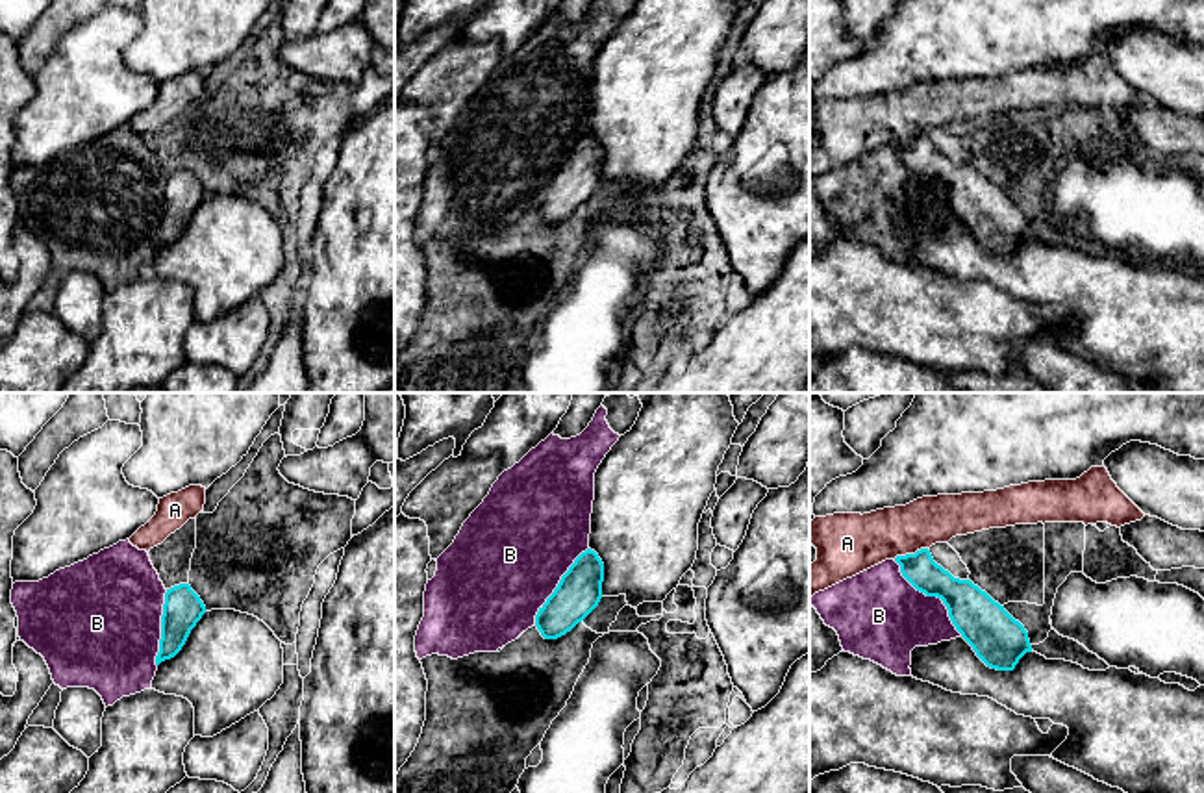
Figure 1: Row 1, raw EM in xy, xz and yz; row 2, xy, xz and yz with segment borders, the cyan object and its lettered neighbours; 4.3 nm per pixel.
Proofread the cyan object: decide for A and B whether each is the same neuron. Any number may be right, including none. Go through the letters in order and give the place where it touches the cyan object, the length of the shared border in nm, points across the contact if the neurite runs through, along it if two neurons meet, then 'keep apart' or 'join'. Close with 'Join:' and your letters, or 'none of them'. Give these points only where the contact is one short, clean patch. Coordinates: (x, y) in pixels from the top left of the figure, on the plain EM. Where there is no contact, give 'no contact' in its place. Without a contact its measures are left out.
A: contact yz (910, 139); length 160 nm; border yz (927, 132), (893, 143); keep apart
B: contact yz (932, 180); length 440 nm; keep apart
Join: none of them

